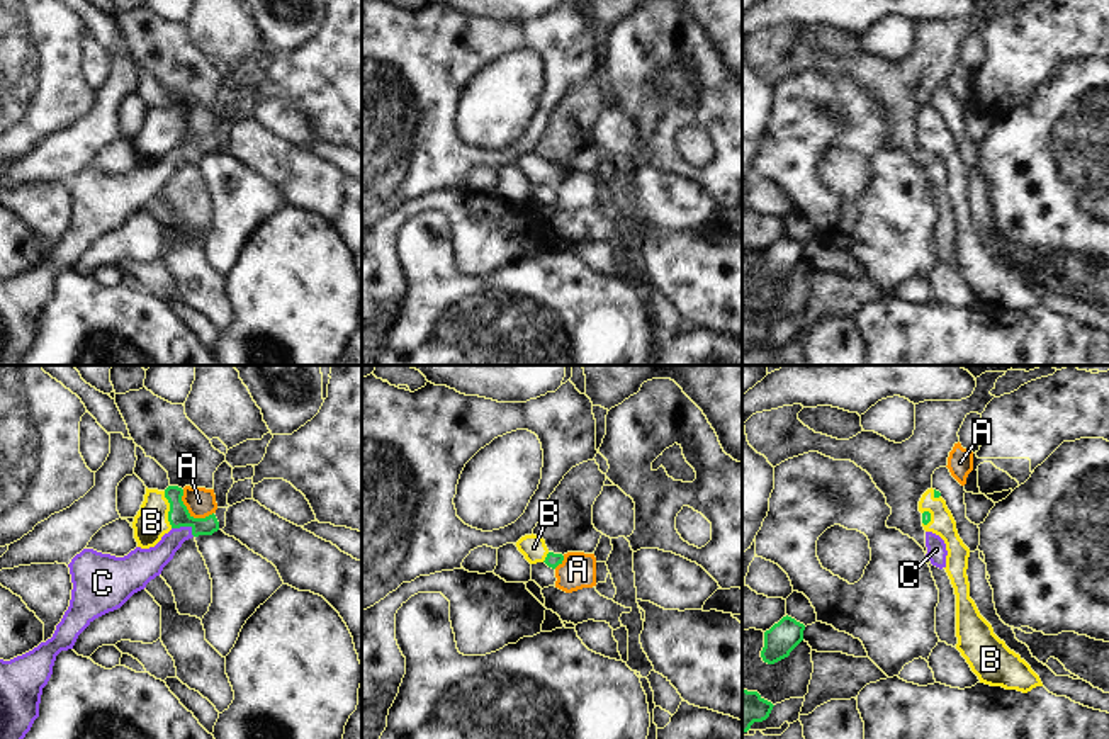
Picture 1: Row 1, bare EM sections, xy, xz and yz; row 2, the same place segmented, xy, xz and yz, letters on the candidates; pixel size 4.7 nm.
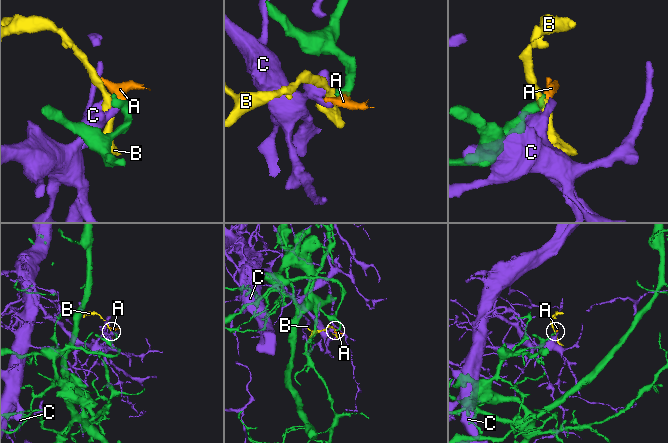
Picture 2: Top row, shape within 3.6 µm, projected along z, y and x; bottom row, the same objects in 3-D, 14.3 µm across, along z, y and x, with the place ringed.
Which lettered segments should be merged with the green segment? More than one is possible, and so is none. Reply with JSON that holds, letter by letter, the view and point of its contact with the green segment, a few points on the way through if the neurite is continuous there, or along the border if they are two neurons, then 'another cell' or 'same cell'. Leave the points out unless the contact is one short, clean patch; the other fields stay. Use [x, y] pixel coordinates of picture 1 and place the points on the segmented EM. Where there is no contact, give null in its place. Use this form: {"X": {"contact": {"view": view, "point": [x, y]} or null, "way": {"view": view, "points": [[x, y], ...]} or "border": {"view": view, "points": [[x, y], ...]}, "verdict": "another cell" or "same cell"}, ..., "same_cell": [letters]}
{"A": {"contact": {"view": "xy", "point": [189, 513]}, "border": {"view": "xy", "points": [[182, 490], [182, 503], [194, 517], [213, 513]]}, "verdict": "another cell"}, "B": {"contact": {"view": "xy", "point": [170, 510]}, "way": {"view": "xy", "points": [[179, 515], [170, 510], [151, 522]]}, "verdict": "same cell"}, "C": {"contact": {"view": "xy", "point": [185, 525]}, "verdict": "another cell"}, "same_cell": ["B"]}

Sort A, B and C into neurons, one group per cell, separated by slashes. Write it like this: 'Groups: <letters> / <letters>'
Groups: A C / B

